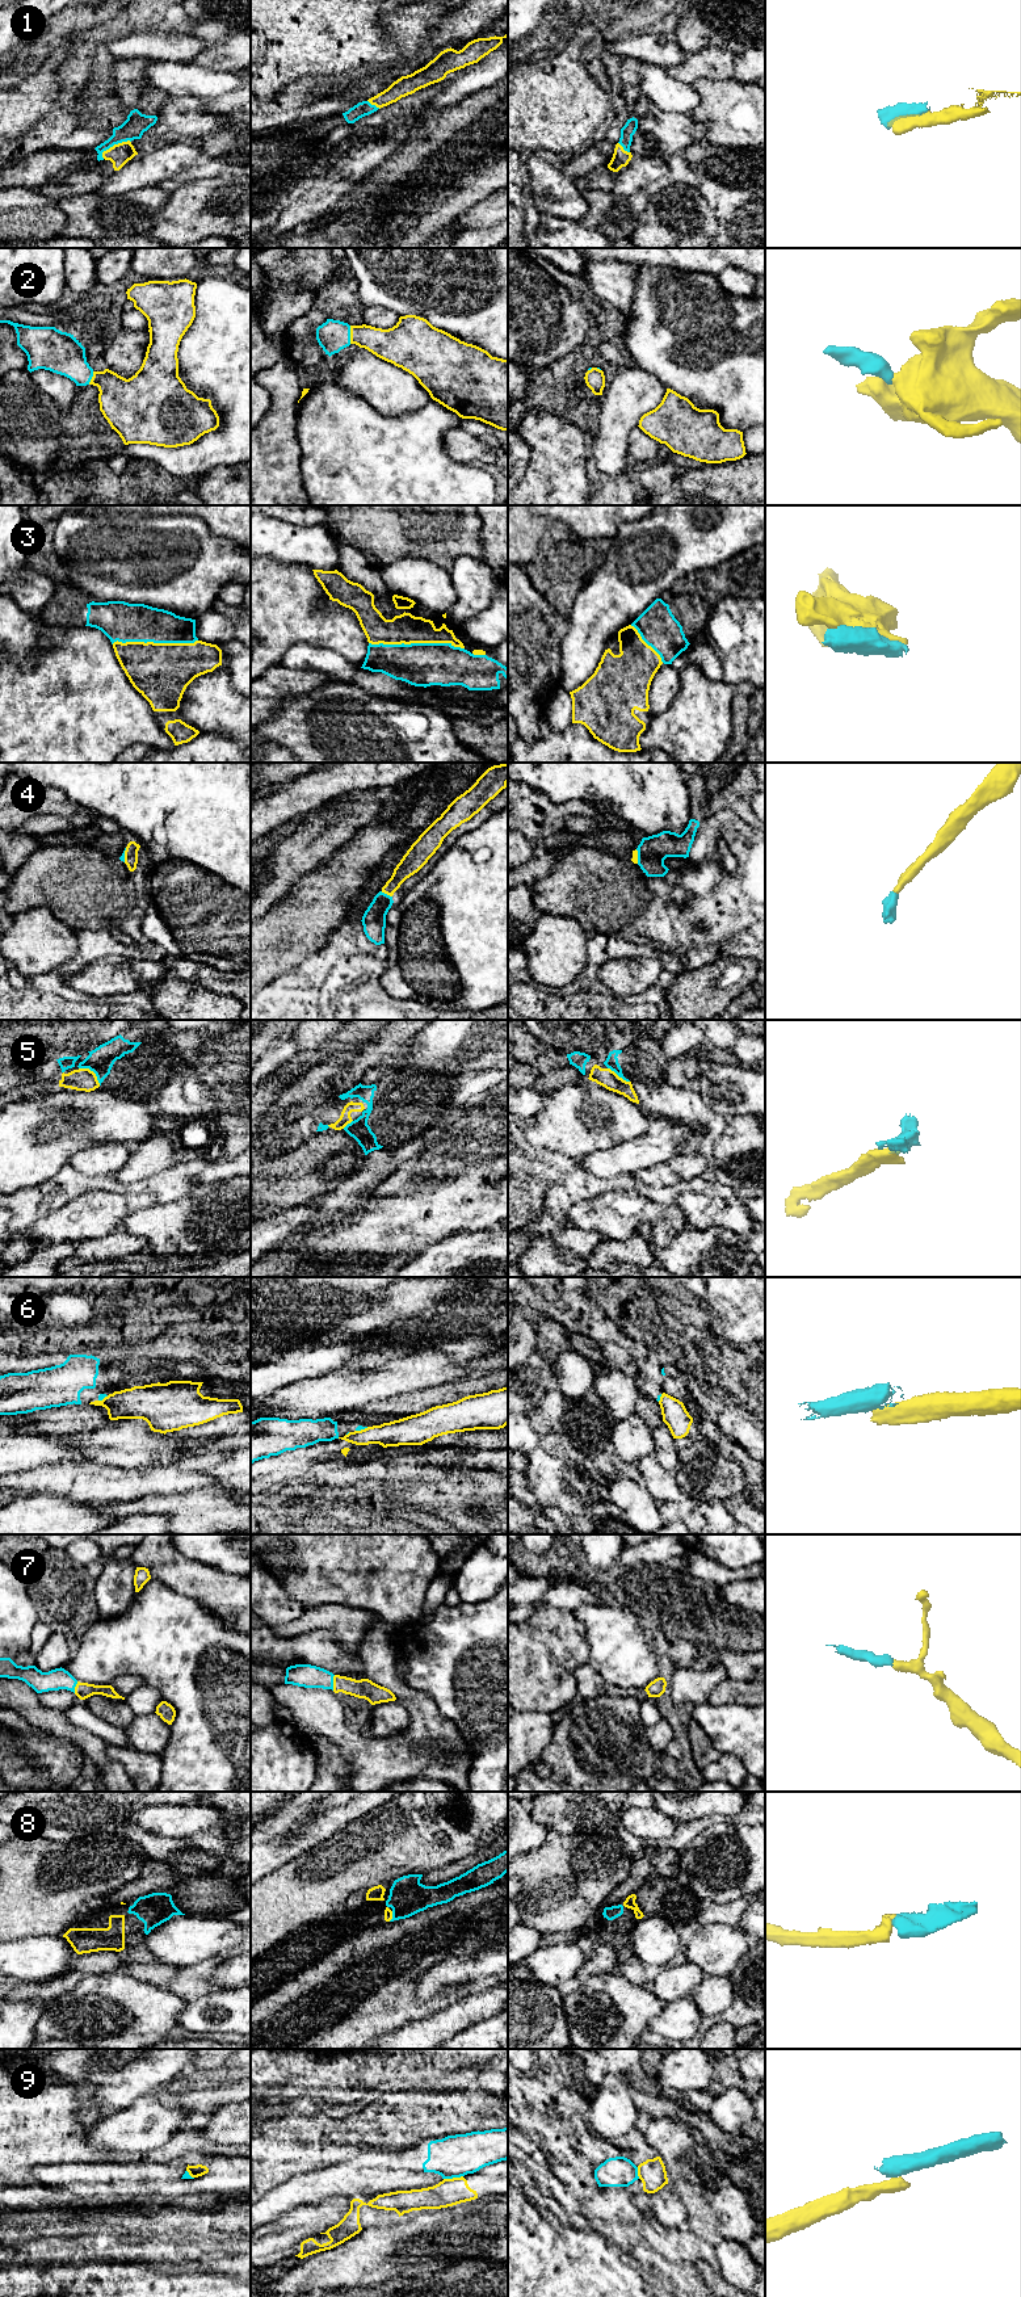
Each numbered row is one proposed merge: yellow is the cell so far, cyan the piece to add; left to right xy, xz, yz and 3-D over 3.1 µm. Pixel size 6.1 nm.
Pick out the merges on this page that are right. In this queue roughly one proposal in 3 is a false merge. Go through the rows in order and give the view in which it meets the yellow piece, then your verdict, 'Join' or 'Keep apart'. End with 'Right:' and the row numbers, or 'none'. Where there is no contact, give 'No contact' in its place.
1: Touches yellow in xy. Join
2: Touches yellow in xz. Join
3: Touches yellow in xz. Join
4: Touches yellow in xz. Join
5: Touches yellow in xy. Join
6: Touches yellow in xz. Keep apart
7: Touches yellow in xz. Join
8: Touches yellow in xz. Join
9: Touches yellow in xz. Keep apart
Right: 1, 2, 3, 4, 5, 7, 8

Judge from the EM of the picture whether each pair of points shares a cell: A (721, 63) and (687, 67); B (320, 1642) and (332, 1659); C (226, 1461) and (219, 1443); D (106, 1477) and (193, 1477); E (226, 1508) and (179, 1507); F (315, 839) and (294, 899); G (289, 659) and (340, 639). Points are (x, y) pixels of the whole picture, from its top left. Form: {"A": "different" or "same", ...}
{"A": "same", "B": "same", "C": "different", "D": "same", "E": "same", "F": "different", "G": "different"}

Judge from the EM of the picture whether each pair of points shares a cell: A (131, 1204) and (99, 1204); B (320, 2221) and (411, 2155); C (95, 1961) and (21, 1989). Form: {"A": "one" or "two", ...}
{"A": "one", "B": "two", "C": "one"}

